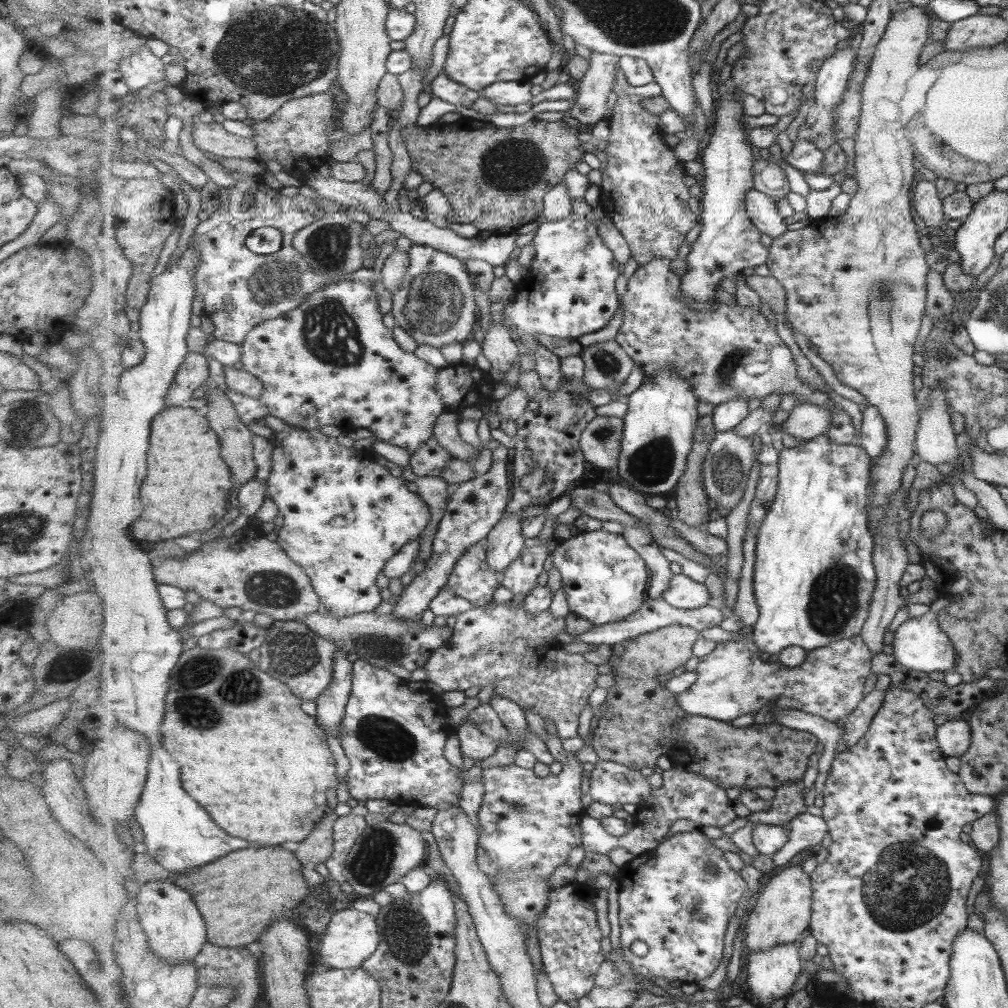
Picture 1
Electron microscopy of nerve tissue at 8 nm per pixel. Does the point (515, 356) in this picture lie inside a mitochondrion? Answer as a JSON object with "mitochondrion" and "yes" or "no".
{"mitochondrion":"no"}

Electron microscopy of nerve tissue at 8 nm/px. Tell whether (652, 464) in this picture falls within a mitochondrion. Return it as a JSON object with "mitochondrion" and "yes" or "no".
{"mitochondrion":"yes"}

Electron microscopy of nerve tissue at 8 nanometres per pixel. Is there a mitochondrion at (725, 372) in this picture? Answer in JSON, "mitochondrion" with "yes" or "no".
{"mitochondrion":"yes"}

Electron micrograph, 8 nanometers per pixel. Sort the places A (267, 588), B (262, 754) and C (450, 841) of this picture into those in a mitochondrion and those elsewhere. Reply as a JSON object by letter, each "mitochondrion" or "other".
{"A":"mitochondrion","B":"other","C":"other"}

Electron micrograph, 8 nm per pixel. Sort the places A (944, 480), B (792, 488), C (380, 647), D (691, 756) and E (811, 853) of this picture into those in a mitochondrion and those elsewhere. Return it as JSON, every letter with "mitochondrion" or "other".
{"A":"other","B":"other","C":"mitochondrion","D":"mitochondrion","E":"other"}

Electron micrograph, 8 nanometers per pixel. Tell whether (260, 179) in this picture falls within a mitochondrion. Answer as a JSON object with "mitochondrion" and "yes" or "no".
{"mitochondrion":"no"}

